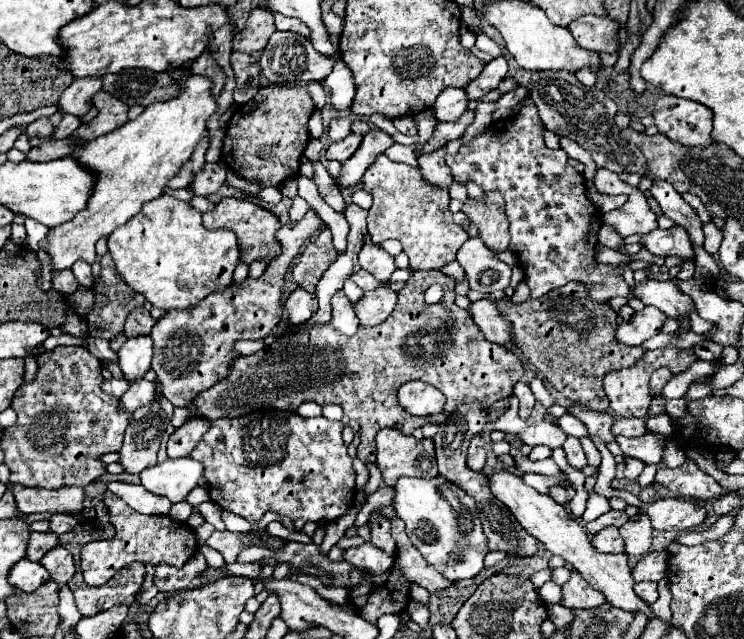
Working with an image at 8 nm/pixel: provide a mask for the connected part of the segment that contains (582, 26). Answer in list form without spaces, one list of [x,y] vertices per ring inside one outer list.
[[[582,16],[568,26],[576,44],[592,52],[618,52],[620,24],[610,16]]]

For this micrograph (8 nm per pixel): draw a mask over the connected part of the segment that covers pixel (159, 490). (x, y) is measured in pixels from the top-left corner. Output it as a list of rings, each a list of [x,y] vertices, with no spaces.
[[[192,458],[166,460],[158,466],[146,468],[140,474],[140,484],[162,498],[168,498],[172,504],[184,502],[186,496],[196,488],[198,478],[202,476],[202,464]]]

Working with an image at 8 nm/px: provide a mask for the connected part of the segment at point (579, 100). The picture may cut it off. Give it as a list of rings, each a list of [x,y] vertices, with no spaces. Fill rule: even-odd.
[[[542,70],[534,72],[530,78],[530,96],[538,108],[540,120],[546,130],[578,142],[592,154],[592,160],[598,164],[598,168],[606,168],[616,174],[648,174],[642,152],[620,136],[620,128],[614,122],[618,106],[612,98],[606,96],[602,88],[586,88],[572,72],[566,70]]]

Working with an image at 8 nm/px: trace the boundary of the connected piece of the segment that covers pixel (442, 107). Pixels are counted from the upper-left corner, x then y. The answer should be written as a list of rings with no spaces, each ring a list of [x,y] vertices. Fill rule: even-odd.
[[[446,88],[442,96],[434,102],[434,118],[440,122],[452,122],[468,110],[466,92],[462,88]]]

